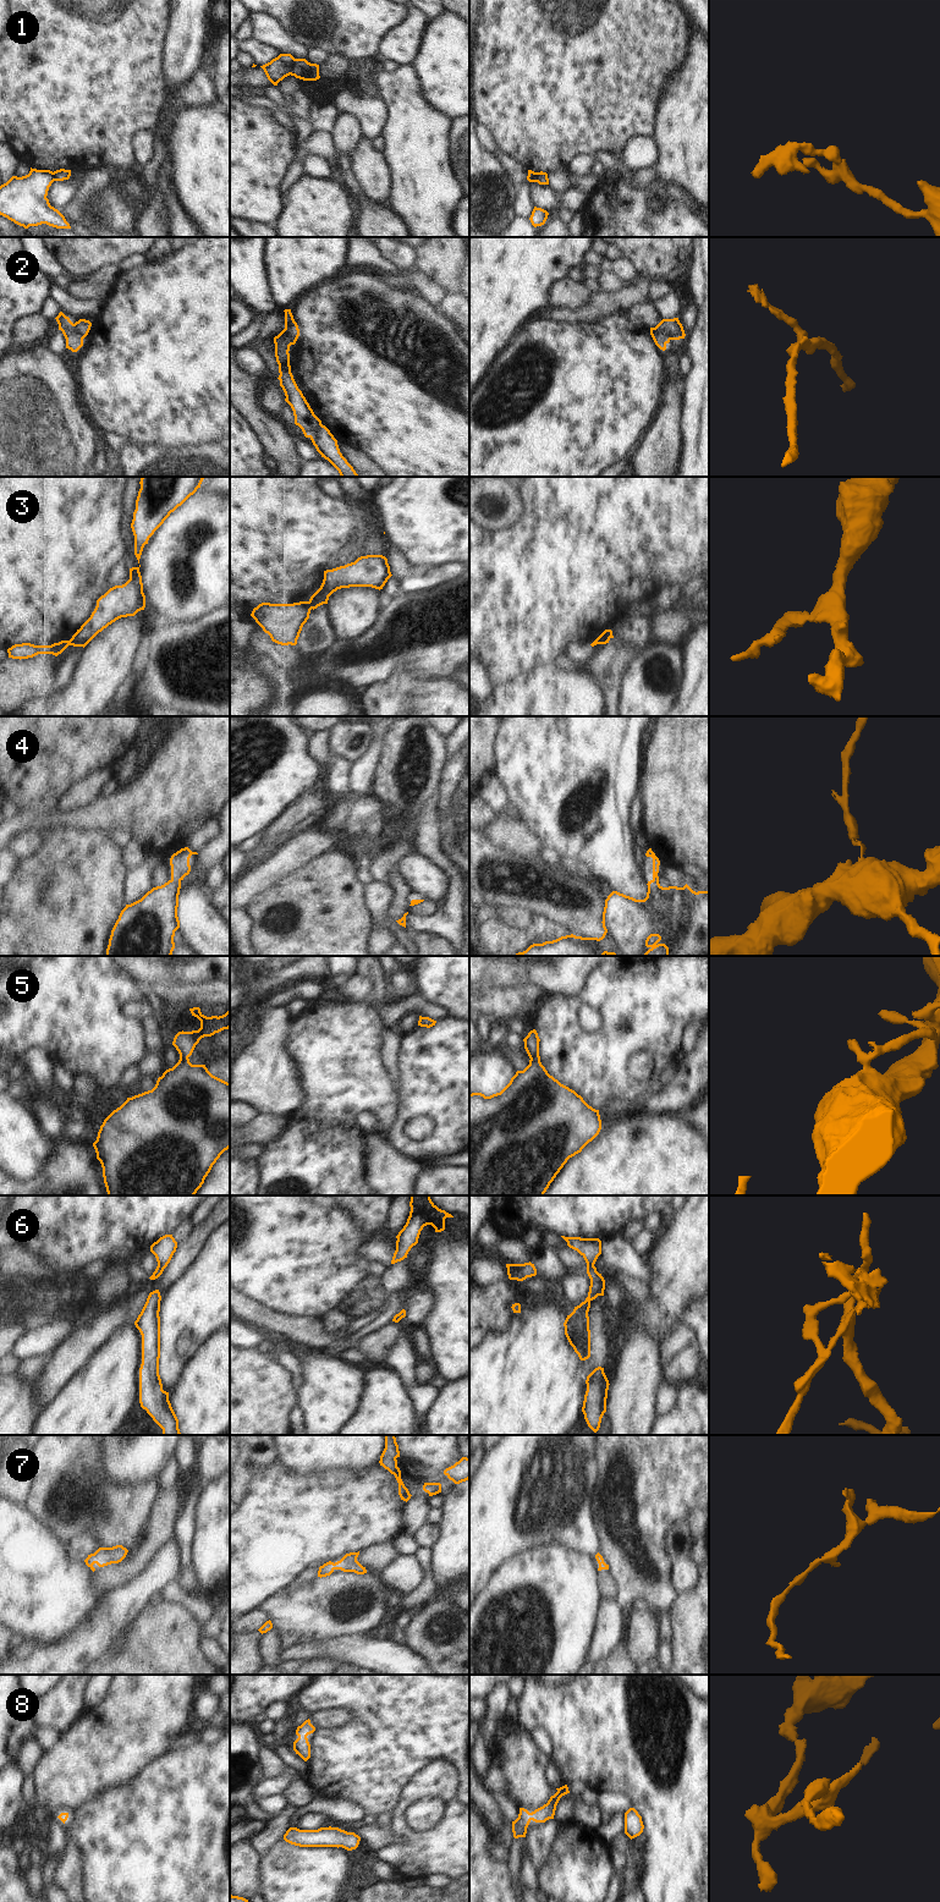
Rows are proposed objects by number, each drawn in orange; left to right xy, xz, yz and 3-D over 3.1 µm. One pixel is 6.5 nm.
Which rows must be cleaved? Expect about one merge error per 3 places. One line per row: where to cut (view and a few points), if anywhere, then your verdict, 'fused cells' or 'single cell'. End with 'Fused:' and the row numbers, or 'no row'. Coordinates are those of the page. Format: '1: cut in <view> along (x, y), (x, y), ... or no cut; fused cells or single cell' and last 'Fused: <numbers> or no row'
1: cut in xz along (295, 59), (289, 73); fused cells
2: cut in yz along (655, 326), (672, 339); fused cells
3: cut in xz along (308, 602), (311, 609); fused cells
4: no cut; single cell
5: no cut; single cell
6: no cut; single cell
7: no cut; single cell
8: no cut; single cell
Fused: 1, 2, 3

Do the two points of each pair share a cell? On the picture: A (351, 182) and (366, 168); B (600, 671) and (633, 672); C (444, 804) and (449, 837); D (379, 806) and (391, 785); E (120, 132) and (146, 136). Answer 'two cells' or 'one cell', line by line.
A: two cells
B: two cells
C: one cell
D: two cells
E: two cells

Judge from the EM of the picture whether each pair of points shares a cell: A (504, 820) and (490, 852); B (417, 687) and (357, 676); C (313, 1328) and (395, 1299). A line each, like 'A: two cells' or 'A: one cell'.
A: two cells
B: two cells
C: two cells

